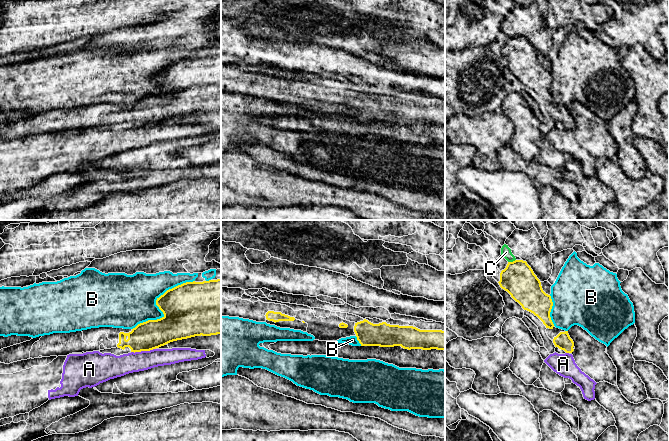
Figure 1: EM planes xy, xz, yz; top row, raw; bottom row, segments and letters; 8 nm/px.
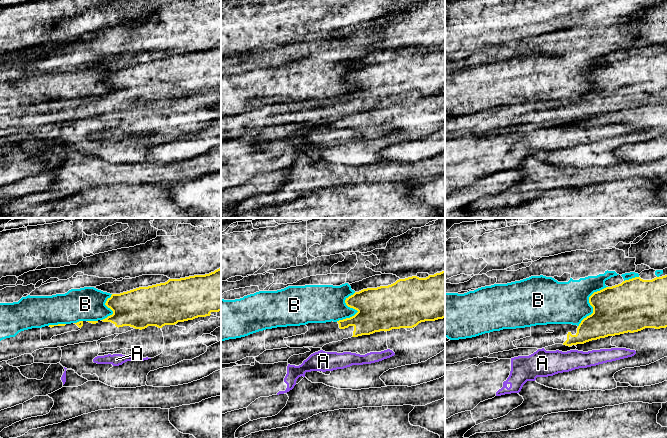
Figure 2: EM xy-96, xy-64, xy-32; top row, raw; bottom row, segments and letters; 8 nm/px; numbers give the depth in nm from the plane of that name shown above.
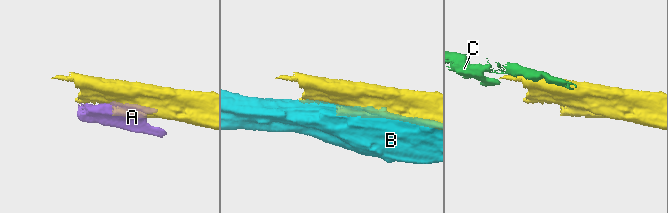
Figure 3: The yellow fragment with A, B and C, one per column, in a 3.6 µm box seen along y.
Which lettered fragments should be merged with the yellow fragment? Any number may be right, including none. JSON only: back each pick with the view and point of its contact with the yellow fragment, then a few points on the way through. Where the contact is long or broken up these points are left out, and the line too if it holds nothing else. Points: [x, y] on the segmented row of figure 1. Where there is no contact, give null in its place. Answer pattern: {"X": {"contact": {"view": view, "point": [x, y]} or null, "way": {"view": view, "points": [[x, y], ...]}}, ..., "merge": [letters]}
{"merge": []}

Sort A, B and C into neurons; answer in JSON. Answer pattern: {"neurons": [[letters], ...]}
{"neurons": [["A"], ["B"], ["C"]]}

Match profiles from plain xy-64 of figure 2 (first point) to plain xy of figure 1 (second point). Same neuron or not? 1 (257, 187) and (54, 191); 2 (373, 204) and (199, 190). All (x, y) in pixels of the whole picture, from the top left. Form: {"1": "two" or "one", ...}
{"1": "one", "2": "one"}

